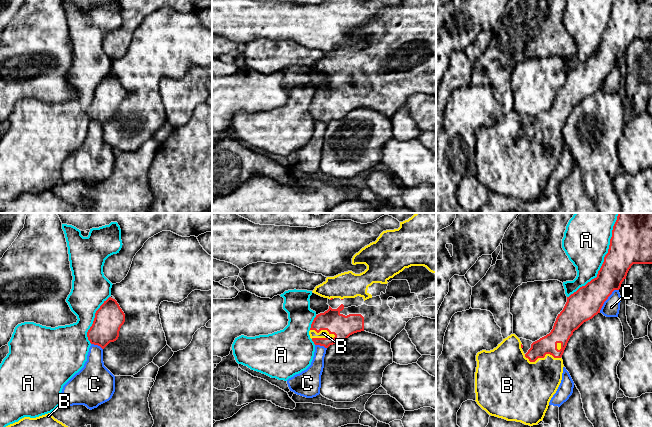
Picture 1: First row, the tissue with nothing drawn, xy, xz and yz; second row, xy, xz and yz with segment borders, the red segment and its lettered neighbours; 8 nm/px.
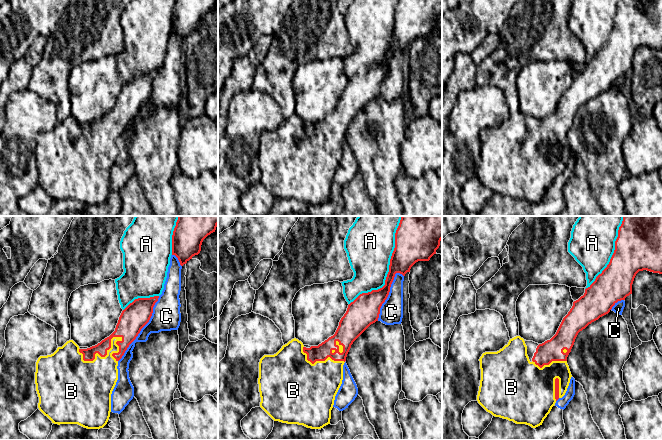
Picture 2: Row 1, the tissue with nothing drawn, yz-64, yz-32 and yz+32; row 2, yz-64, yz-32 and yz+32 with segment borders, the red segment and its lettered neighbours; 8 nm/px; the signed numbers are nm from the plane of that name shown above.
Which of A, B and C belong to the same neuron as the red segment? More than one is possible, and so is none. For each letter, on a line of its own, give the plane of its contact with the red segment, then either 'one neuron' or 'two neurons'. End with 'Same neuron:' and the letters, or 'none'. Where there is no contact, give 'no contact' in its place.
A: meets red in yz; two neurons
B: meets red in xz; one neuron
C: meets red in yz; two neurons
Same neuron: B

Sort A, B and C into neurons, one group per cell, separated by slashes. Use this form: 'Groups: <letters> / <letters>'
Groups: A / B / C

